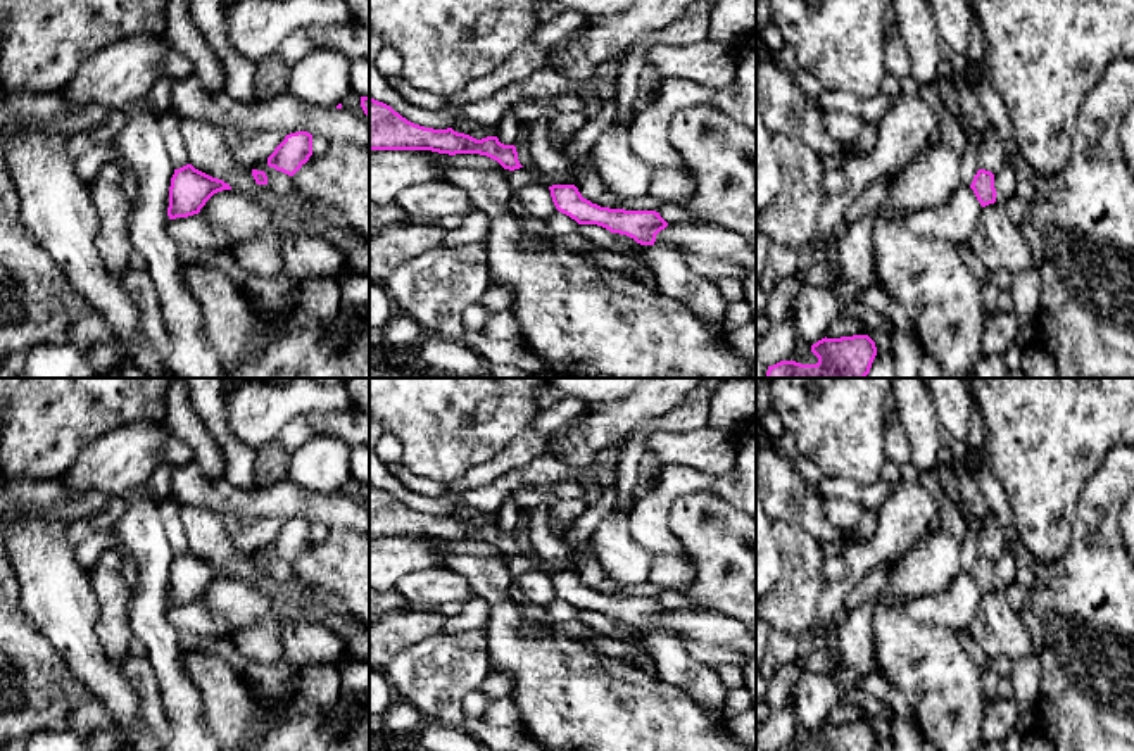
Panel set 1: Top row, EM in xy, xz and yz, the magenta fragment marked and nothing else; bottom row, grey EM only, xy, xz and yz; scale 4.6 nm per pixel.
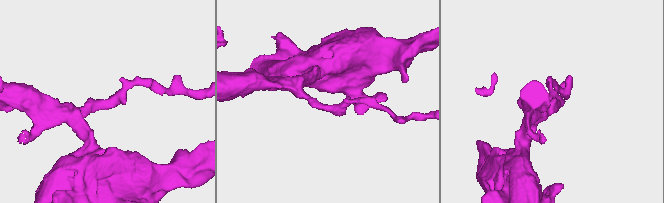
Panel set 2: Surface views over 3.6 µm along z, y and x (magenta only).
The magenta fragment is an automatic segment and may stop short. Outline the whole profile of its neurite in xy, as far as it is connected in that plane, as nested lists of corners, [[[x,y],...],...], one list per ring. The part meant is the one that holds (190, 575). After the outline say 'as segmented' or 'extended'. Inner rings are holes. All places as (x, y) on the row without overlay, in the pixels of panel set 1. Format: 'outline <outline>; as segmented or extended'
outline [[[192,551],[174,556],[169,573],[169,606],[198,601],[205,589],[223,577],[231,577],[231,573]]]; as segmented

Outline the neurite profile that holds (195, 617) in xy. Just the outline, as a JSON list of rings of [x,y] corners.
[[[193,601],[167,608],[167,622],[178,634],[188,632],[211,639],[231,639],[238,634],[238,627],[216,616],[204,603]]]

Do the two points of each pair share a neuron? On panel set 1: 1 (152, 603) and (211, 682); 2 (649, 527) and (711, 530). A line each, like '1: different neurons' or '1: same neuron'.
1: different neurons
2: different neurons

